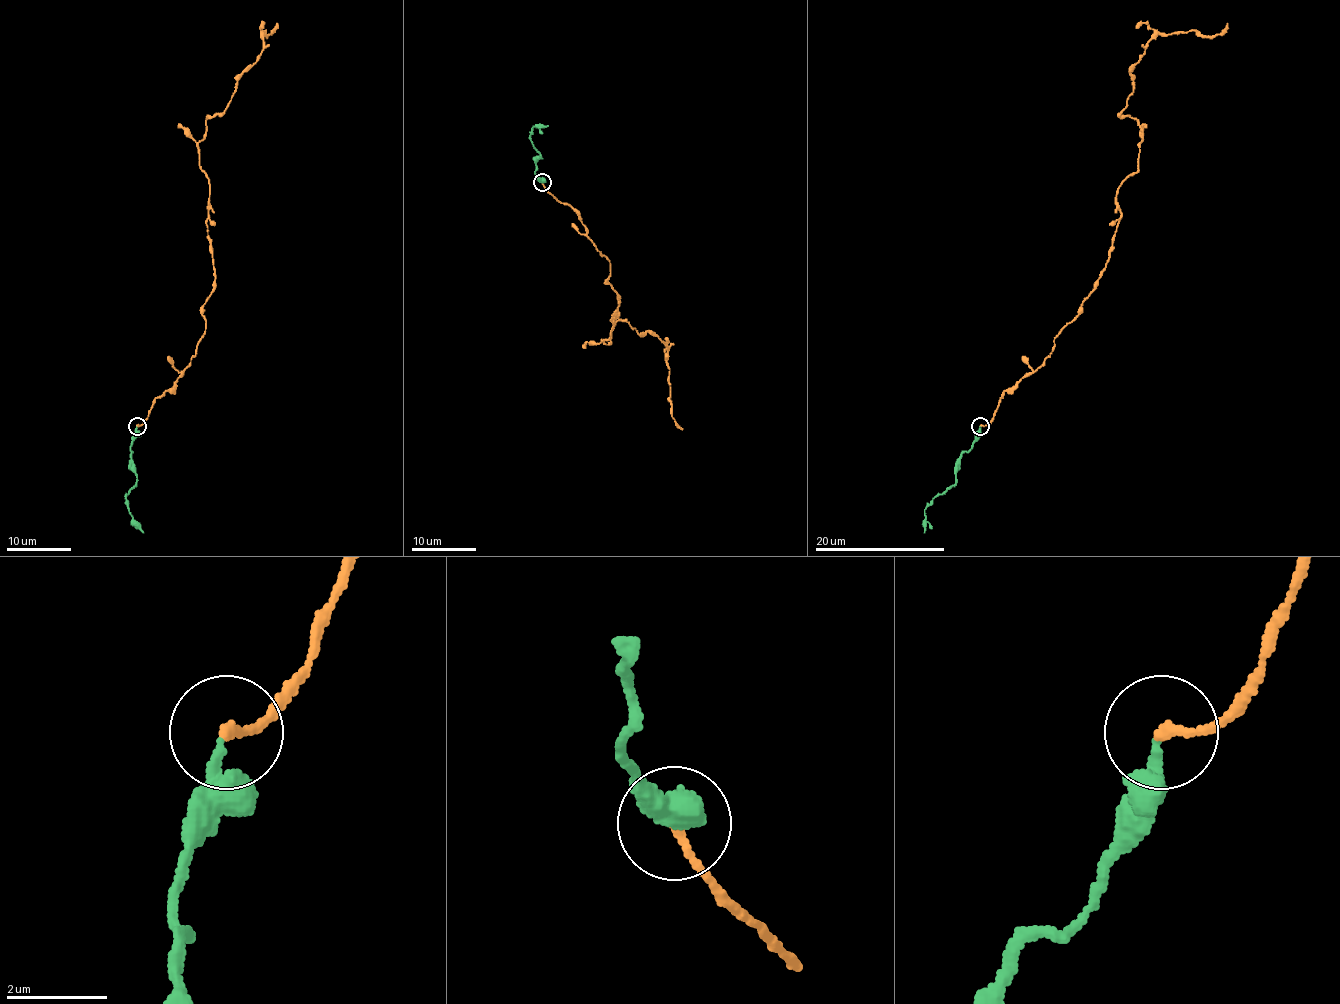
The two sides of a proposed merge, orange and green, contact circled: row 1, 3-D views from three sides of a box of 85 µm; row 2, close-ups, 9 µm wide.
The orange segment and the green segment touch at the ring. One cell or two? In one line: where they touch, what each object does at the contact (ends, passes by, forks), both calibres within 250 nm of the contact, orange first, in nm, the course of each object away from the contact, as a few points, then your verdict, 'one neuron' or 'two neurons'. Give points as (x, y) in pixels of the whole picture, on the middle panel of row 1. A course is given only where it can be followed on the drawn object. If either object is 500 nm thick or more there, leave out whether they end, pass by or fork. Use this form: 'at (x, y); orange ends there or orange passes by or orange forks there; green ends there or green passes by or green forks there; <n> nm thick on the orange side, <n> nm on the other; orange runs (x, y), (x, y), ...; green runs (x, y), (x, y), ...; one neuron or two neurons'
at (542, 182); orange ends there; green ends there; 180 nm thick on the orange side, 240 nm on the other; orange runs (542, 182), (610, 263), (607, 279), (620, 300), (602, 341), (625, 320), (667, 346), (672, 417), (681, 428); green runs (540, 182), (535, 174), (535, 161), (540, 156), (531, 138), (531, 129), (534, 125), (548, 125); one neuron

